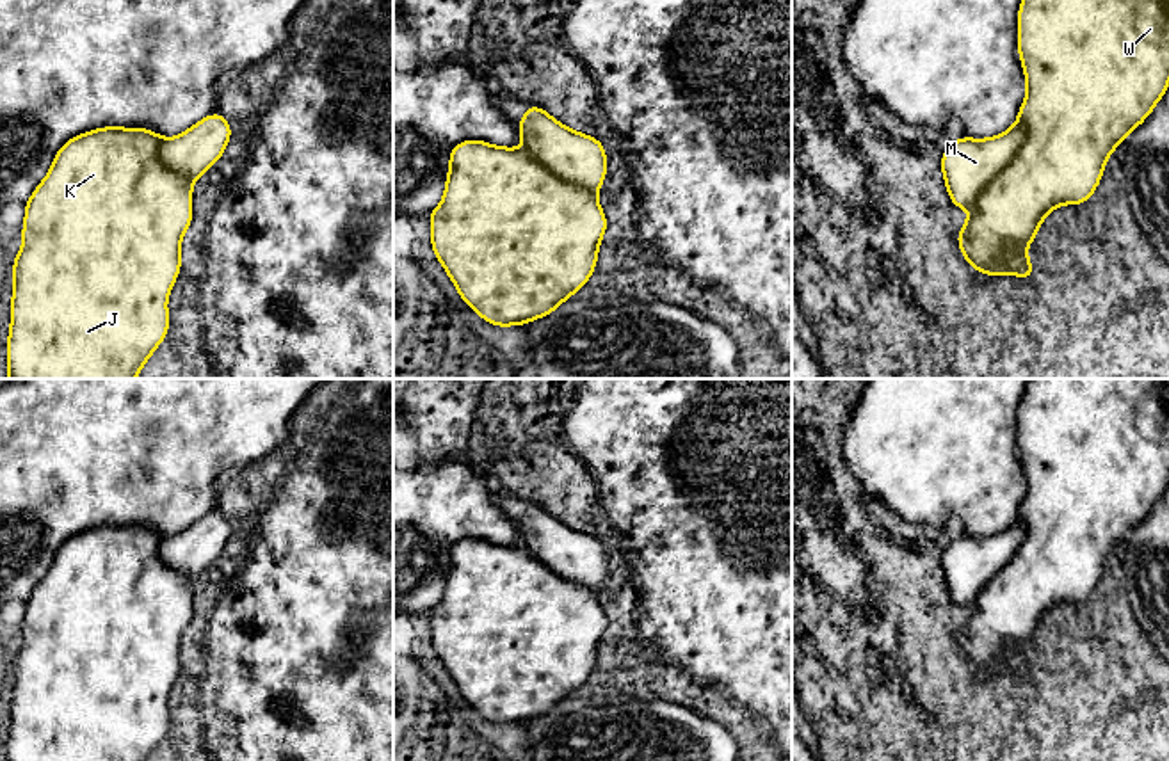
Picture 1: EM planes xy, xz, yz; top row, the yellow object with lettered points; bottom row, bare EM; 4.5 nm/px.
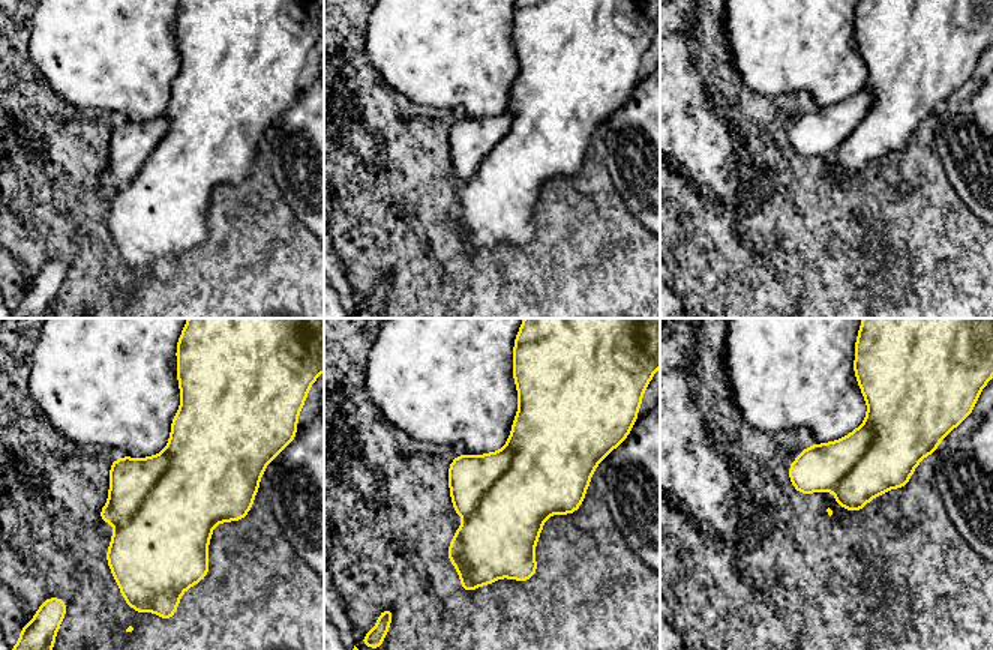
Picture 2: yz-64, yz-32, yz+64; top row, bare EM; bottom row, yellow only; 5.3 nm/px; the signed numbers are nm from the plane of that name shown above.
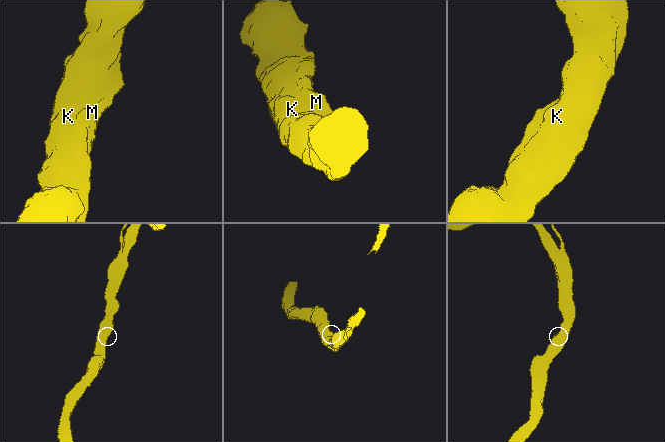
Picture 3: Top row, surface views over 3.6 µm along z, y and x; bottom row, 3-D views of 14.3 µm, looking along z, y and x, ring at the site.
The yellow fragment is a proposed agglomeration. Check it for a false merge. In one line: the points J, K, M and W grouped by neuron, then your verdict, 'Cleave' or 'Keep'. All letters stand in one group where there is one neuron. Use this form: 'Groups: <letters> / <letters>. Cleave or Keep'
Groups: J K M W. Keep

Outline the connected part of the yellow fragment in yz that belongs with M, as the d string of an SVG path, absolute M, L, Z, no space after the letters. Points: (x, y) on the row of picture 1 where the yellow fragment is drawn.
M1021 0L1018 52L1027 96L1016 124L991 139L963 135L950 142L941 156L941 172L952 204L970 212L957 233L970 267L986 276L1014 274L1028 283L1034 261L1025 249L1043 219L1060 204L1089 201L1114 148L1146 121L1169 87L1169 0Z

